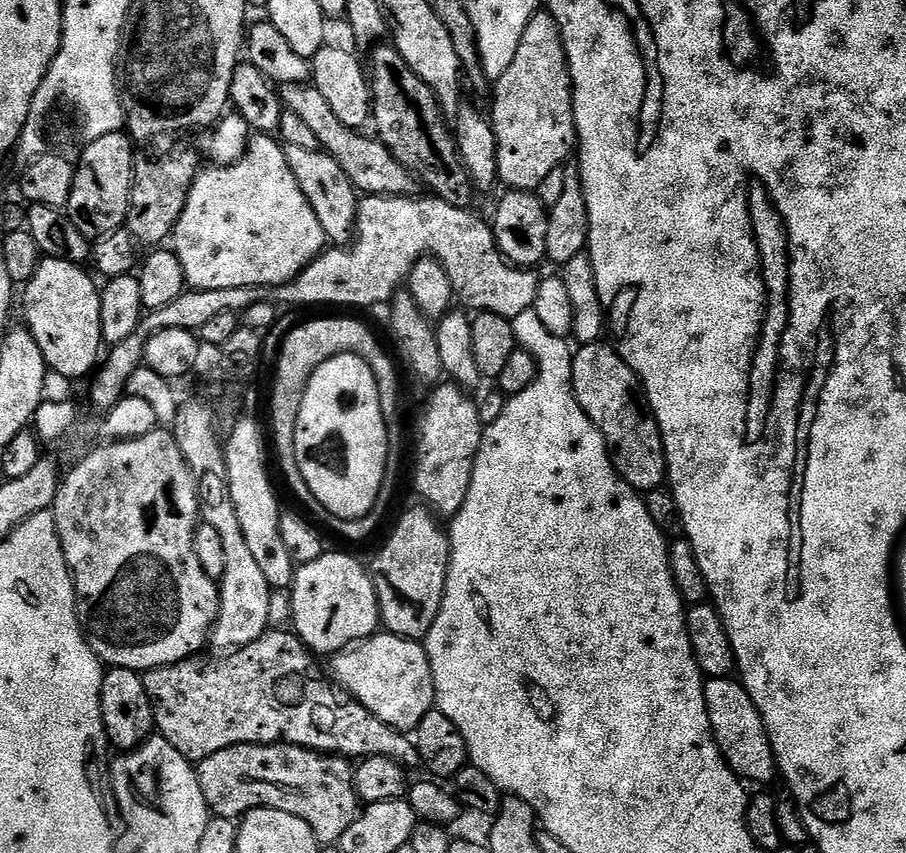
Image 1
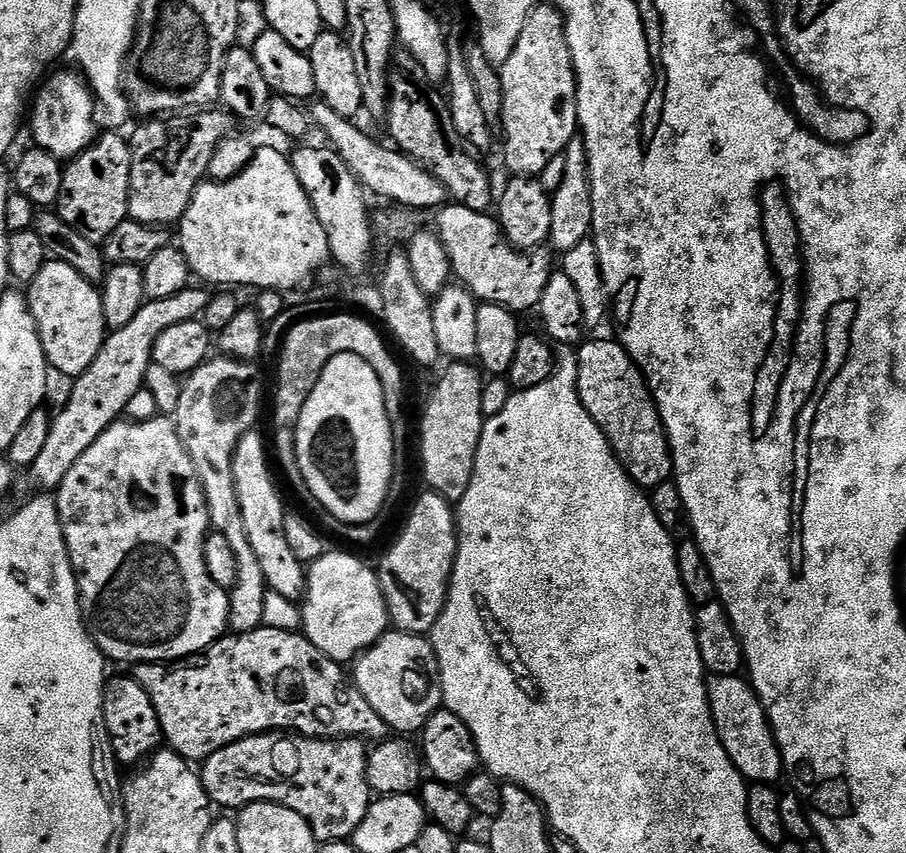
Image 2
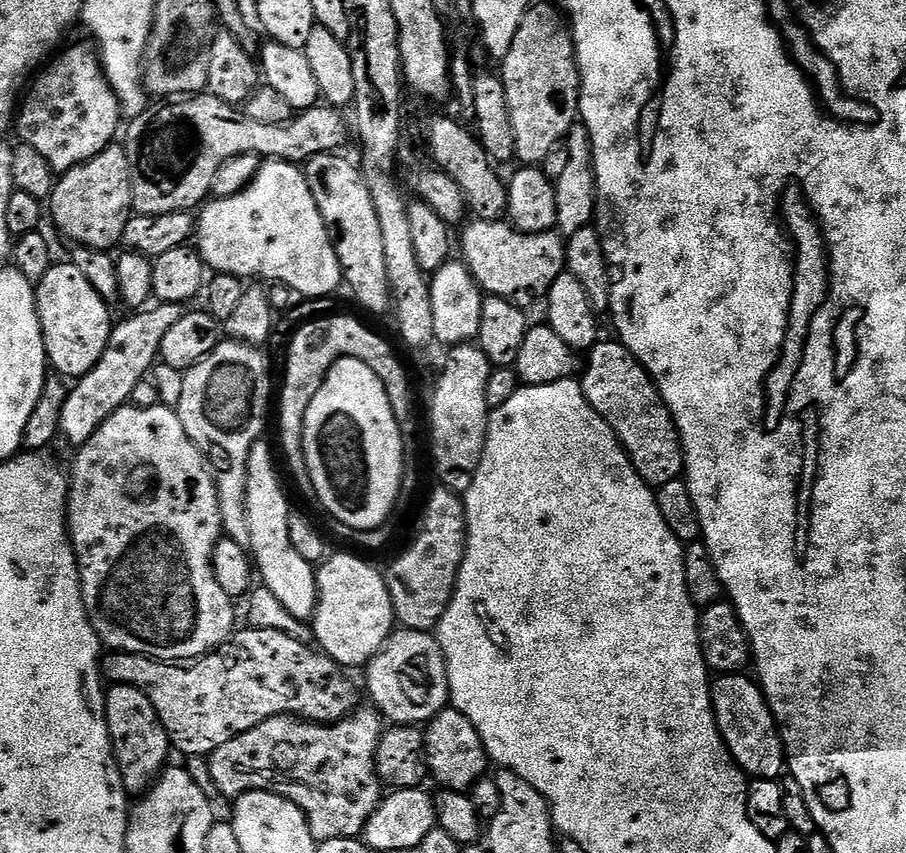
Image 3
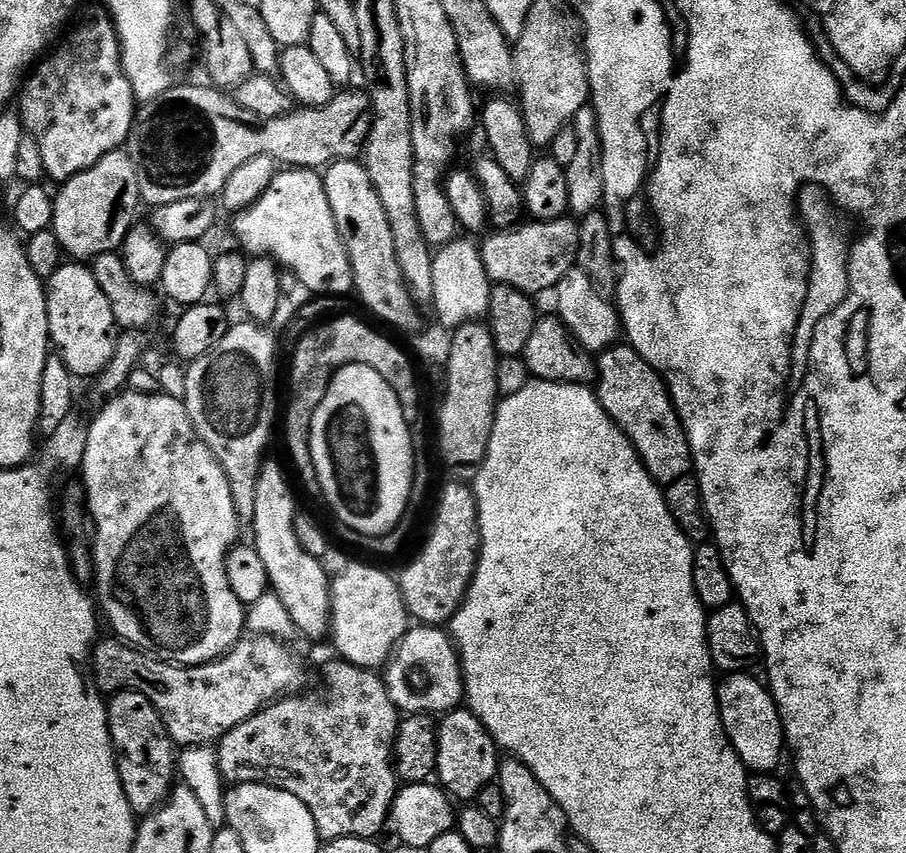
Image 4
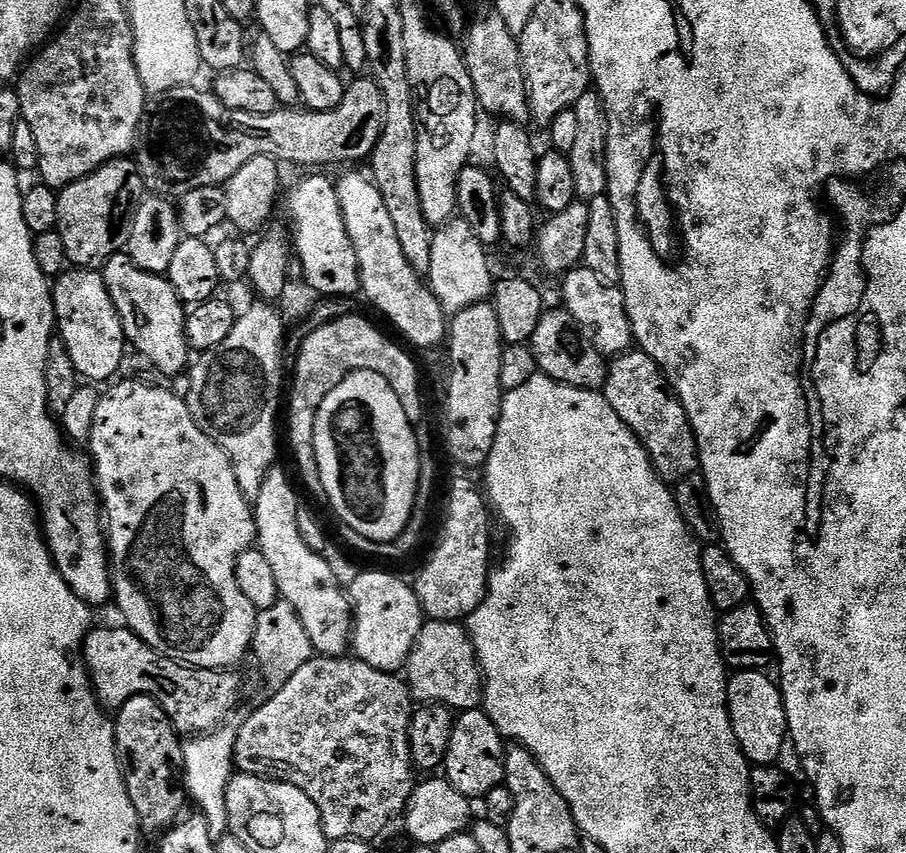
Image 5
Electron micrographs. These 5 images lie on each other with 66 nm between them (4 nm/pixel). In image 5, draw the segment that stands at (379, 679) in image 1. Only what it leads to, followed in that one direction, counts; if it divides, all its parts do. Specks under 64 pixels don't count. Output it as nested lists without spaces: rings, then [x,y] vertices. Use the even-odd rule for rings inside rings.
[[[428,620],[414,642],[402,669],[408,675],[406,688],[413,701],[443,704],[449,710],[475,709],[482,700],[482,673],[472,649],[472,639],[459,623]]]

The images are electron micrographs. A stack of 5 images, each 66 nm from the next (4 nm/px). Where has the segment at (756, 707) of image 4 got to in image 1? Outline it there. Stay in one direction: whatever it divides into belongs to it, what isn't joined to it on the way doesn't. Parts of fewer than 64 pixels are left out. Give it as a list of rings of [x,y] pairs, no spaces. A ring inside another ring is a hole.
[[[708,678],[704,682],[704,697],[708,711],[708,725],[712,727],[712,739],[716,741],[728,767],[741,781],[753,780],[756,784],[768,784],[777,779],[776,759],[768,741],[762,718],[744,685],[736,678]]]

